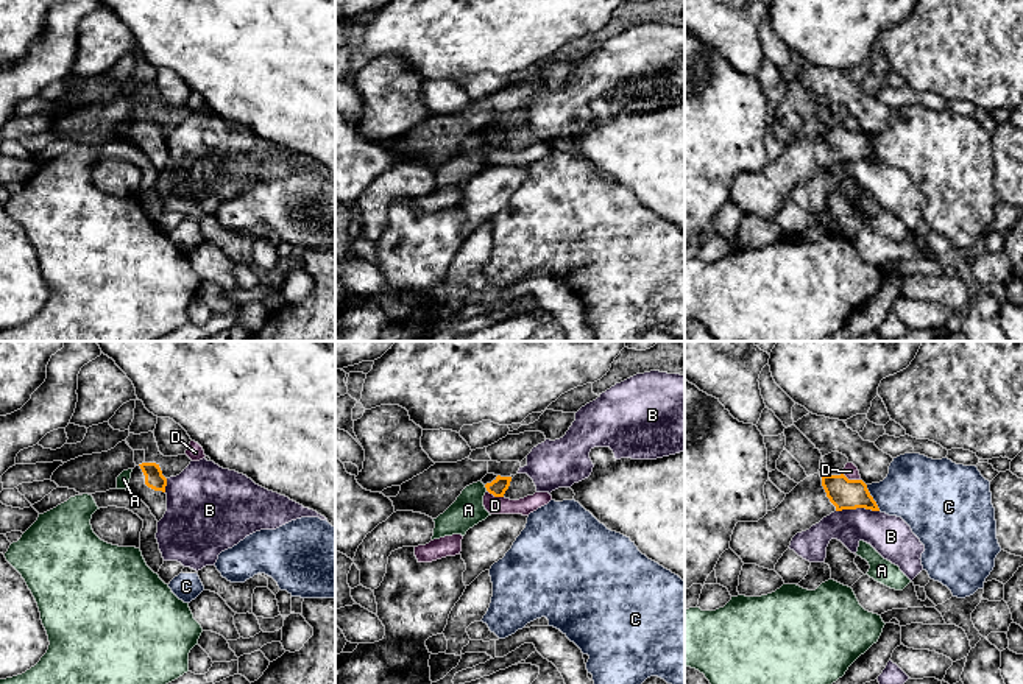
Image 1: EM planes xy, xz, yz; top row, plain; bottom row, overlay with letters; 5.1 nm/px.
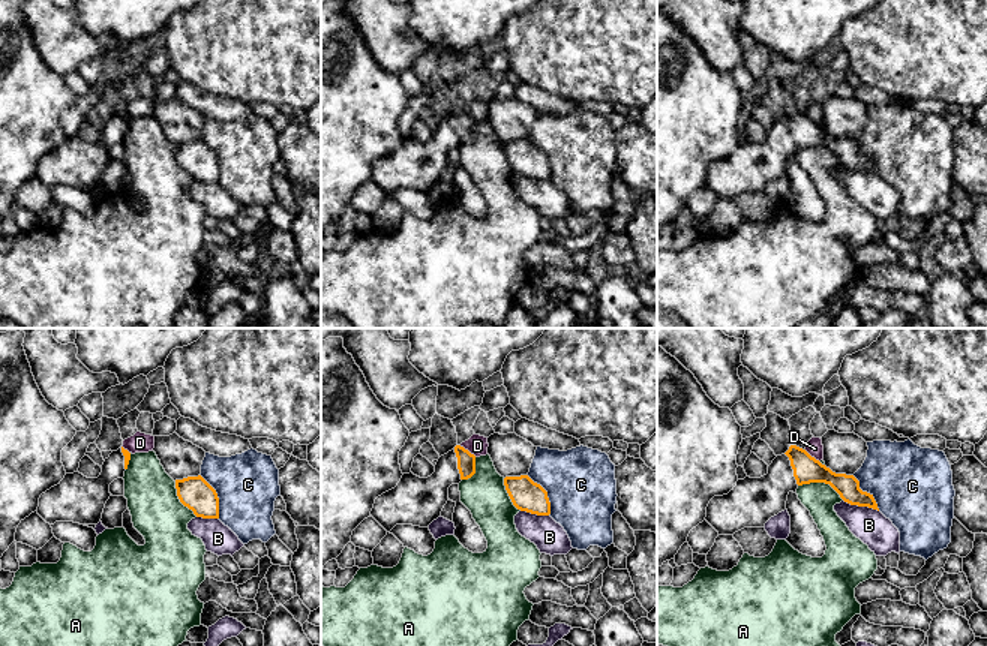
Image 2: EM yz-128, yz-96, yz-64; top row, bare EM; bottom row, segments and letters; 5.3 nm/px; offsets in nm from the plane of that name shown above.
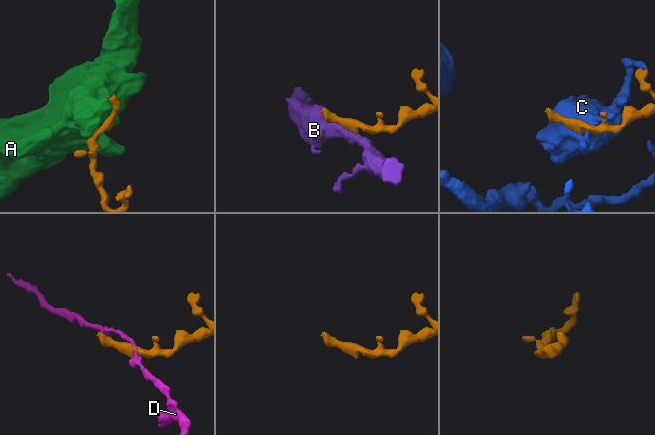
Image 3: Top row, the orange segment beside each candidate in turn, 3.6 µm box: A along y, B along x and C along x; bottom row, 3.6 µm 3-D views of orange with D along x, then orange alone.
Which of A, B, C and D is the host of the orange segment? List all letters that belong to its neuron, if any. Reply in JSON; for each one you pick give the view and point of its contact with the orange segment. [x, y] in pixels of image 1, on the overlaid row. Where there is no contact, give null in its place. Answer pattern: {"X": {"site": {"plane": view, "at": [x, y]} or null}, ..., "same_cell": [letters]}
{"same_cell": []}

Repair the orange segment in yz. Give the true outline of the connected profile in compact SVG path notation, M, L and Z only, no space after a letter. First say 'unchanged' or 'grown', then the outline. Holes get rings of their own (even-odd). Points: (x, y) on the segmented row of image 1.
grown; M814 474L758 522L738 522L730 548L744 564L773 570L797 533L809 530L834 511L856 508L880 511L862 480L848 480L844 474Z

